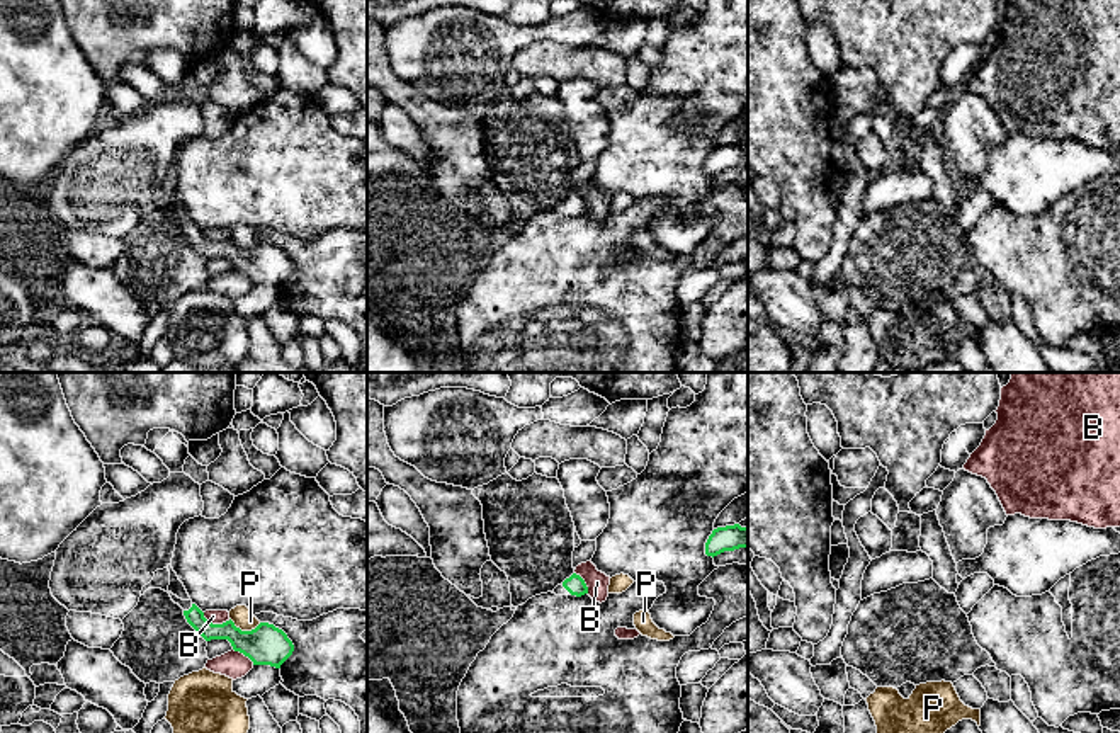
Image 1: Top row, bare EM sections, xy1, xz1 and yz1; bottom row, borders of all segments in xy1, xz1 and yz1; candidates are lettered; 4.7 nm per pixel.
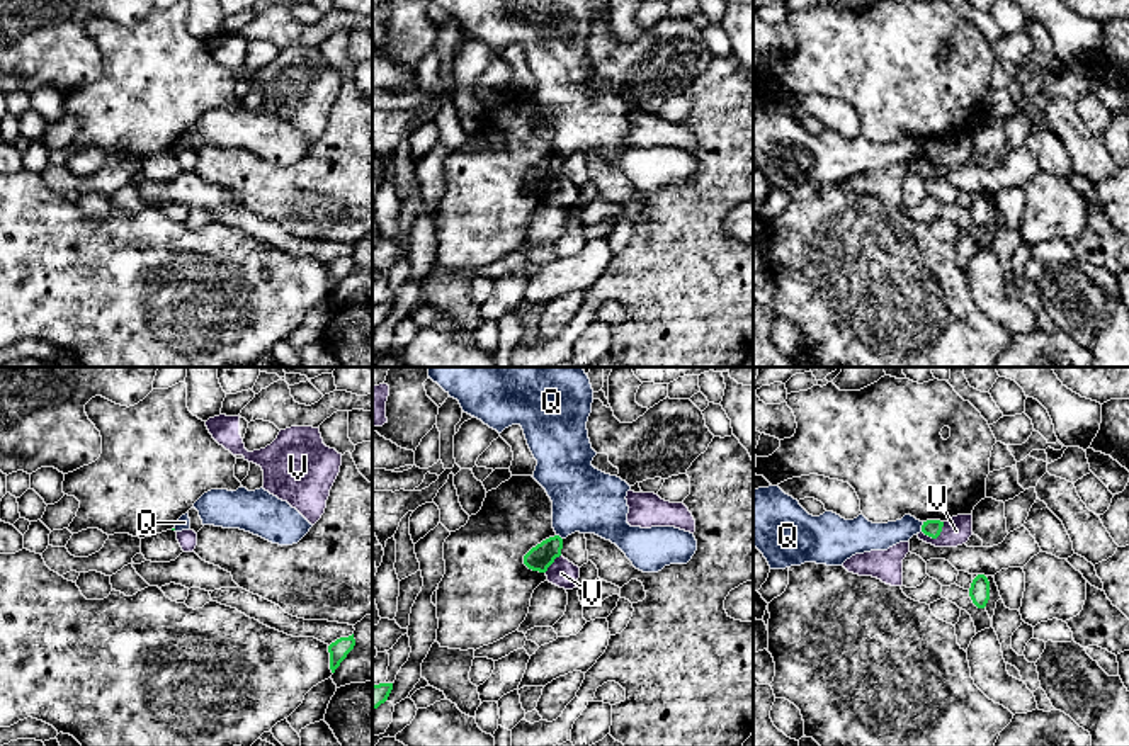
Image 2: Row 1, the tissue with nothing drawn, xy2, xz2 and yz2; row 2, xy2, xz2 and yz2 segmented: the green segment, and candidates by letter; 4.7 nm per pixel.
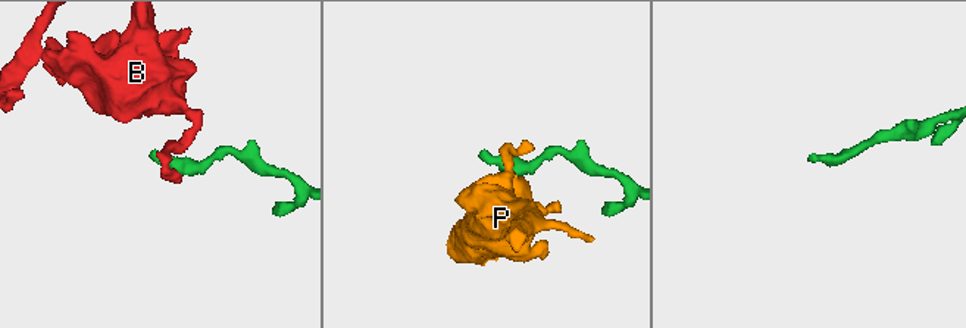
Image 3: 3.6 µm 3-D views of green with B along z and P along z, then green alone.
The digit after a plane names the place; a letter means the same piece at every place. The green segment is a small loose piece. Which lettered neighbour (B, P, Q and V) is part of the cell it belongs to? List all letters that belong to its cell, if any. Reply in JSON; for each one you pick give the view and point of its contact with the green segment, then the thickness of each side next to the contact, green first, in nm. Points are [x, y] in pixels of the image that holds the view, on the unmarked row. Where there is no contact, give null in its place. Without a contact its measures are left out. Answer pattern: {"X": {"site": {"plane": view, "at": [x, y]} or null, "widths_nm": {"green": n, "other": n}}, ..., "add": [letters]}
{"add": []}

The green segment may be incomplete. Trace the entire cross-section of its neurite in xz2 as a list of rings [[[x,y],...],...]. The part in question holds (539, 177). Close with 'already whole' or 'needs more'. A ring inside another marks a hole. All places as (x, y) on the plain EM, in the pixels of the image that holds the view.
[[[559,155],[549,156],[524,175],[524,184],[532,190],[546,192],[554,178],[561,175],[561,168],[563,158]]]; already whole

